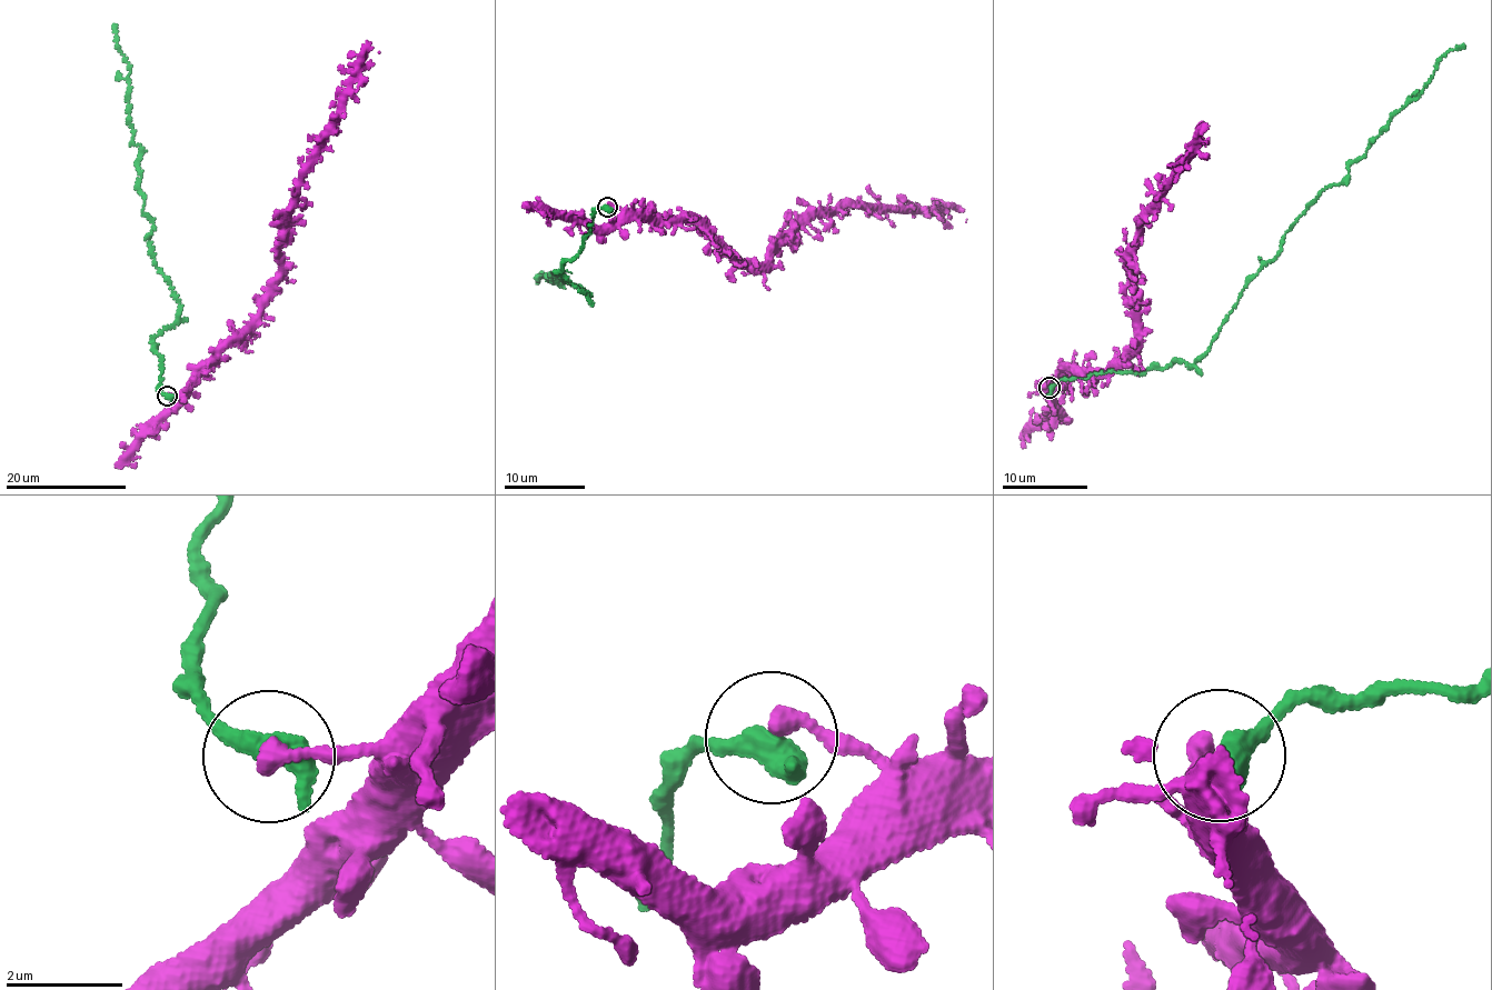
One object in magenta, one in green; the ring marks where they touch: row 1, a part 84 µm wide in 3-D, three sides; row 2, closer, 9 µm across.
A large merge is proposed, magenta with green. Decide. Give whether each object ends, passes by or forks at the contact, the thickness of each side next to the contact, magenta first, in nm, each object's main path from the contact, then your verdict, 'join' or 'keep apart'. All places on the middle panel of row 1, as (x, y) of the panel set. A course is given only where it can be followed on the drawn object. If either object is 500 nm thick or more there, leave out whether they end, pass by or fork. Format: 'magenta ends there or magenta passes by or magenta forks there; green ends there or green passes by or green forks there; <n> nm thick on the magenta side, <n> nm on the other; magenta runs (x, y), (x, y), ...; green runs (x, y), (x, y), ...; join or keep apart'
320 nm thick on the magenta side, 550 nm on the other; magenta runs (607, 207), (677, 216), (740, 260), (763, 264), (794, 226), (843, 200), (927, 210), (946, 204), (966, 222); green runs (607, 207), (557, 273), (592, 293), (563, 272), (539, 281); keep apart

